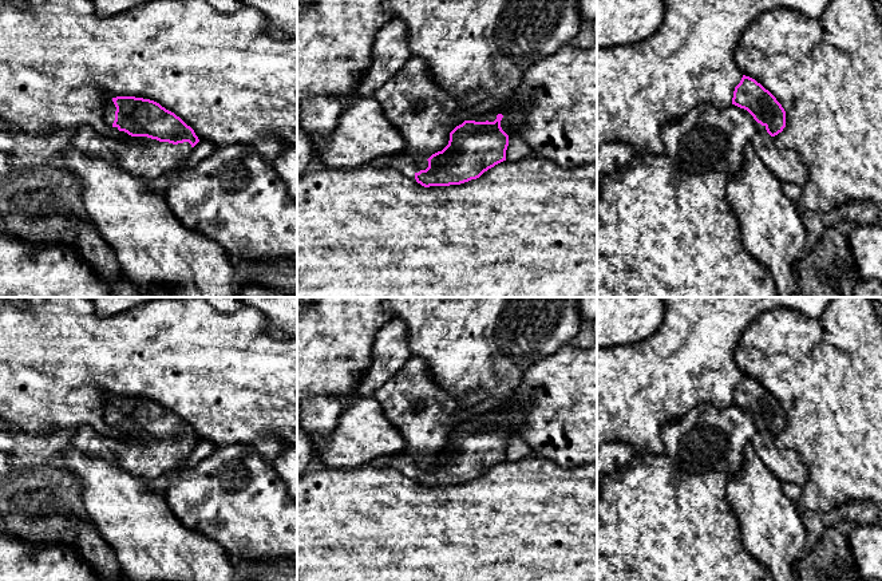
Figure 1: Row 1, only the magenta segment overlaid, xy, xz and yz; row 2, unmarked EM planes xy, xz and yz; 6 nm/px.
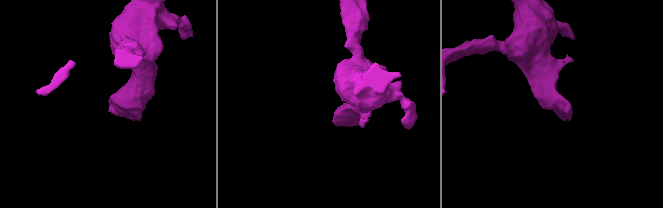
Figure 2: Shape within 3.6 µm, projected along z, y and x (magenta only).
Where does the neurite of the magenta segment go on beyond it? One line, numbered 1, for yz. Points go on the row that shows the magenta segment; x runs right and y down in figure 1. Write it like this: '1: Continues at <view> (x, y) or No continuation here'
1: Continues at yz (786, 165)

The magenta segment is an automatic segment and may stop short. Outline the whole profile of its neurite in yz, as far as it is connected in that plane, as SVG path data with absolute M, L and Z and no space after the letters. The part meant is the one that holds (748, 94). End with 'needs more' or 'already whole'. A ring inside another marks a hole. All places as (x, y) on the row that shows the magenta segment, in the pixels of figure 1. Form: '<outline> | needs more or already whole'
M743 75L735 87L732 104L747 110L763 126L751 142L758 157L782 183L803 187L808 181L806 166L792 150L782 150L774 141L786 127L786 111L776 98L755 79Z | needs more

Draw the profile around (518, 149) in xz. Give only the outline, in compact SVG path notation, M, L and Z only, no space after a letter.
M513 137L509 139L506 161L521 161L533 154L535 154L534 147L526 143L521 137Z

